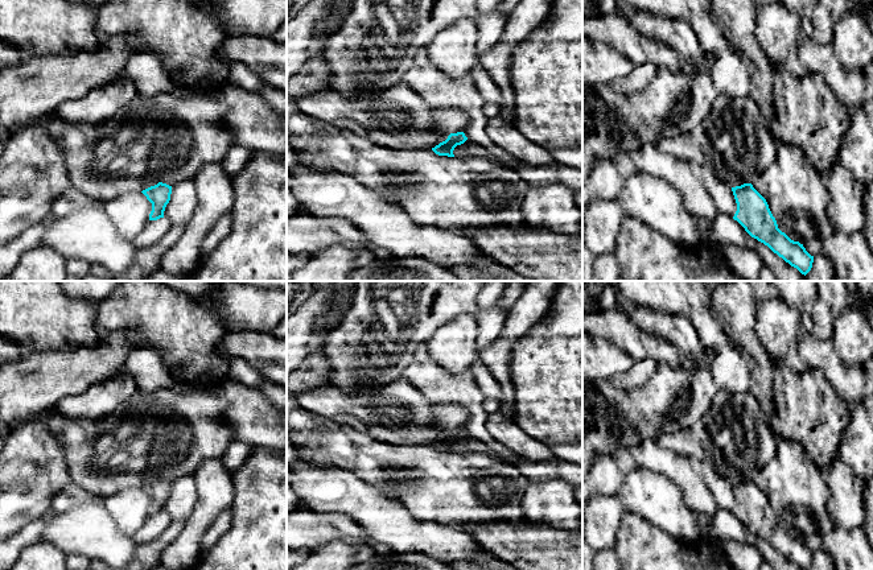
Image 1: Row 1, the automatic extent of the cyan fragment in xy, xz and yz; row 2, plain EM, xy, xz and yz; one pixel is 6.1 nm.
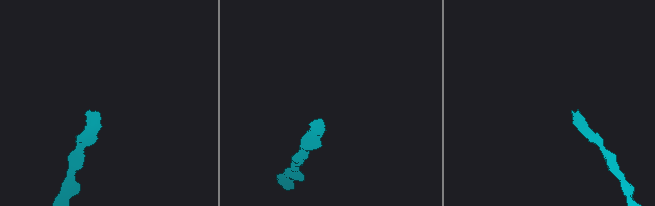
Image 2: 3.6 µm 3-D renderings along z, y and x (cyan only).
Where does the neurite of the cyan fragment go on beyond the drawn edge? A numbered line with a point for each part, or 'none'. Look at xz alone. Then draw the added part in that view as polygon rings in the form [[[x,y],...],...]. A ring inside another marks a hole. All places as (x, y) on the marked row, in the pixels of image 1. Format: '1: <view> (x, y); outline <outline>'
none

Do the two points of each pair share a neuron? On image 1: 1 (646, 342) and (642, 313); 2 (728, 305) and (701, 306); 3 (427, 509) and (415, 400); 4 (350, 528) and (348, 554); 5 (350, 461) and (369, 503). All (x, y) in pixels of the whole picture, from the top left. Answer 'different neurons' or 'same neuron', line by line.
1: different neurons
2: different neurons
3: different neurons
4: different neurons
5: different neurons

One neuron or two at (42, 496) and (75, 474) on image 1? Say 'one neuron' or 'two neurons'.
two neurons

